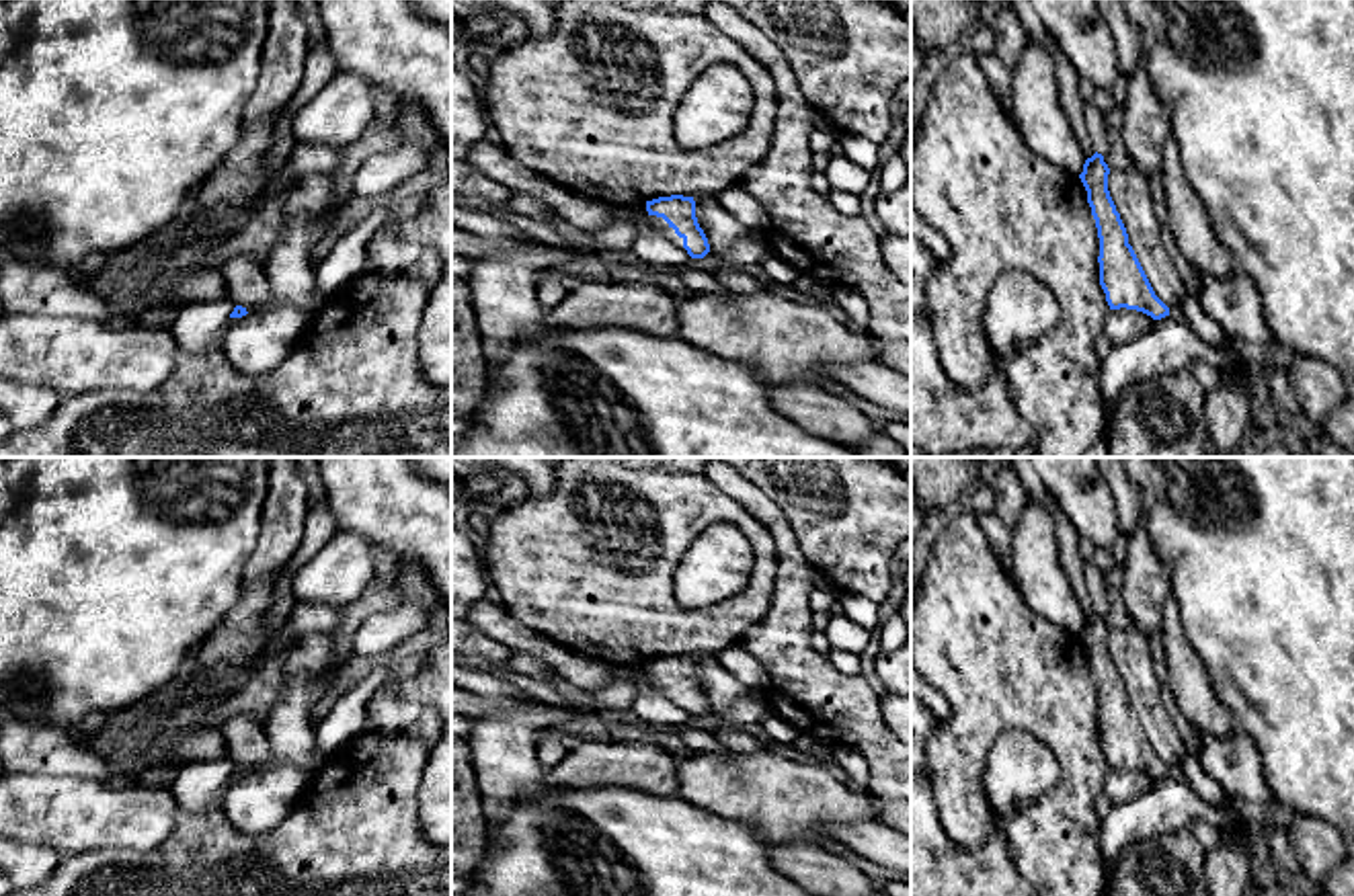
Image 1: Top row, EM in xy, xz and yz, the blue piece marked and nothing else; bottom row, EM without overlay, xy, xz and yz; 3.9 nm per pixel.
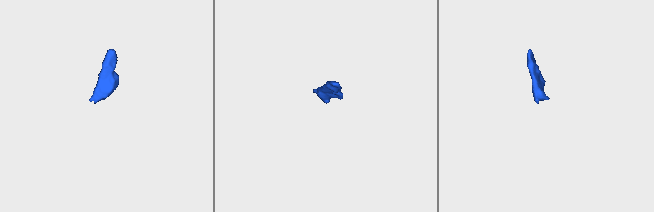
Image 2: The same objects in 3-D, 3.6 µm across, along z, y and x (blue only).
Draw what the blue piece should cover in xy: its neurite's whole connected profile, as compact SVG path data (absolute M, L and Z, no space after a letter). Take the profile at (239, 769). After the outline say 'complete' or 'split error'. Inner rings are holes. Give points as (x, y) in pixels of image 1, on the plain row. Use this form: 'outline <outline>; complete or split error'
outline M365 732L314 773L291 814L269 832L242 832L224 816L224 791L248 773L236 765L207 814L193 816L176 806L174 832L158 851L74 853L62 857L45 882L8 896L451 896L451 847L435 847L419 826L419 785L429 757L421 734Z; split error

